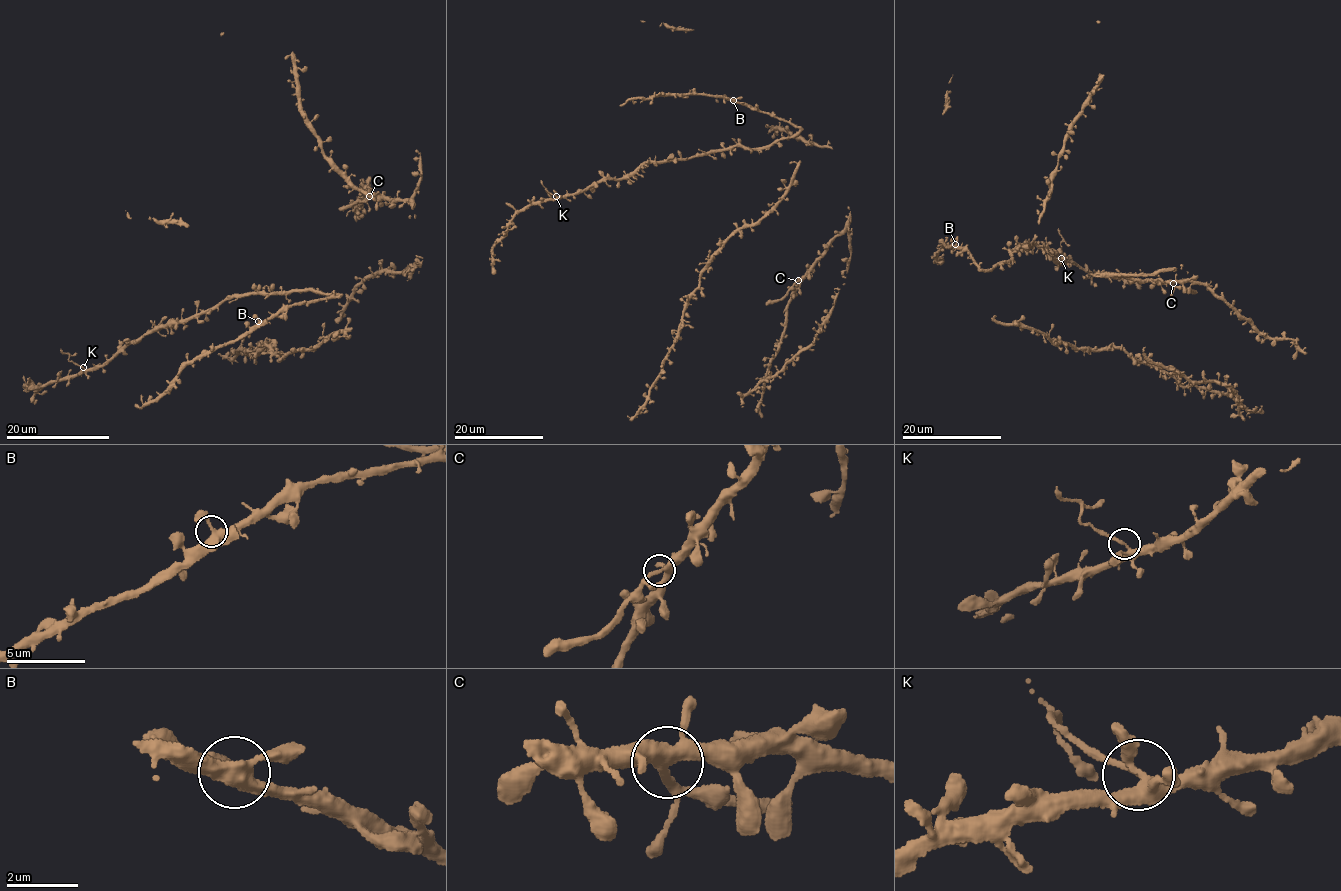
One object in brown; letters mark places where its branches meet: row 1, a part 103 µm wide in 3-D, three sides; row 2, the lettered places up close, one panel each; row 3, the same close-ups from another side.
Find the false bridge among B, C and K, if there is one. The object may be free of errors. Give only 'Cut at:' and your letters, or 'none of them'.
Cut at: K

